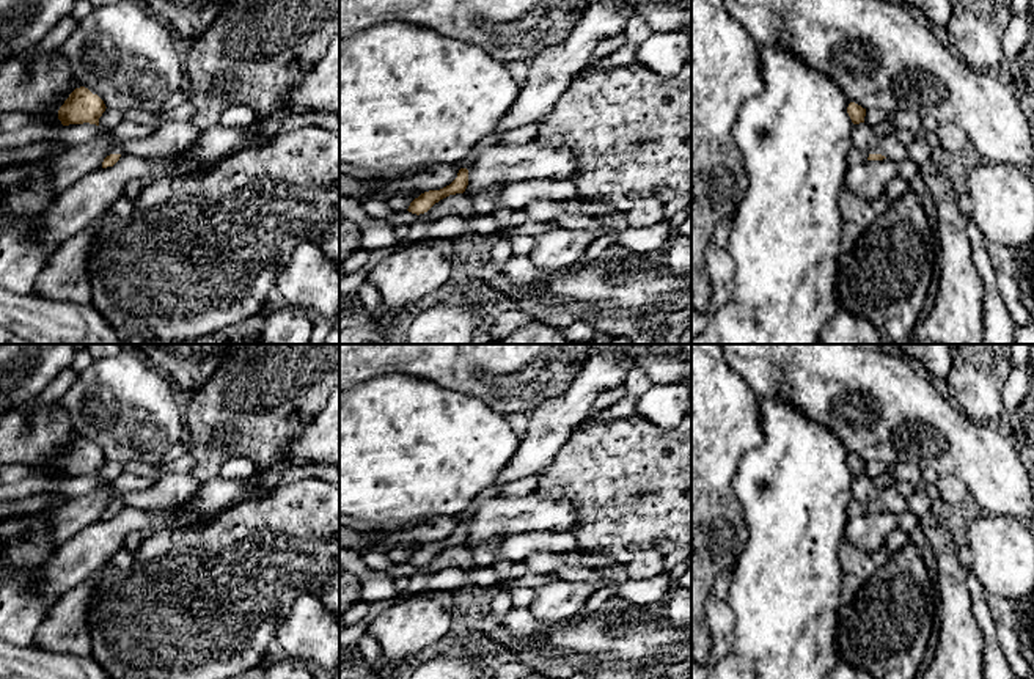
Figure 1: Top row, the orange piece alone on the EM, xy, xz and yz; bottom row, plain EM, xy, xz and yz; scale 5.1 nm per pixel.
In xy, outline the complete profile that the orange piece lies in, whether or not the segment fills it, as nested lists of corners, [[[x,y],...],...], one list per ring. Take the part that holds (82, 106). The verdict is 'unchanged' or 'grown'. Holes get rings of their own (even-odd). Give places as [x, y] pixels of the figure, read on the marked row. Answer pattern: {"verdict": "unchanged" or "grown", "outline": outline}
{"verdict": "unchanged", "outline": [[[75,88],[58,110],[58,119],[63,126],[69,124],[96,124],[105,112],[104,101],[88,88]]]}

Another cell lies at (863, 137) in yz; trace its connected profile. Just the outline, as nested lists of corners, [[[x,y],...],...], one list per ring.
[[[866,123],[853,126],[852,130],[853,148],[866,154],[878,154],[880,138],[874,134],[872,127]]]

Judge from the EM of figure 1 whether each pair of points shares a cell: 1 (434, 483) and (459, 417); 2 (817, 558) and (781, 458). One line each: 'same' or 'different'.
1: same
2: same

